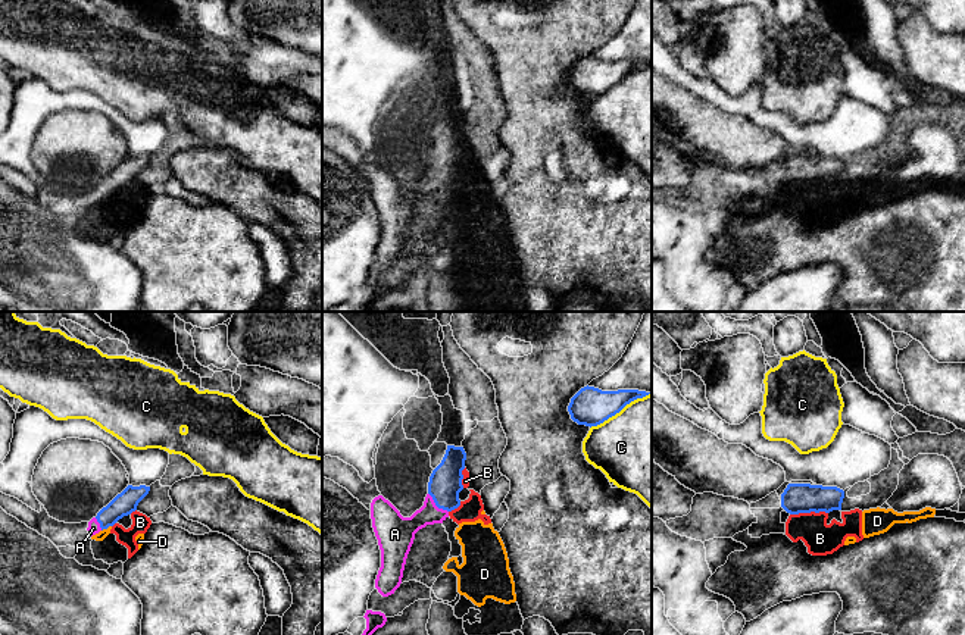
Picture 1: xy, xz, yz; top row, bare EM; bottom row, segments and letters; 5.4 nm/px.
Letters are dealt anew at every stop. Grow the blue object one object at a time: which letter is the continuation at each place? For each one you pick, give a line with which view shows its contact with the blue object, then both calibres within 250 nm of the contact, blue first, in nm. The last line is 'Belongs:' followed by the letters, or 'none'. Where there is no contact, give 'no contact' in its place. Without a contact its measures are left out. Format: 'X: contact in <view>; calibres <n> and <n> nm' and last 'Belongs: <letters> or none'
A: contact in xz; calibres 180 and 170 nm
Belongs: A

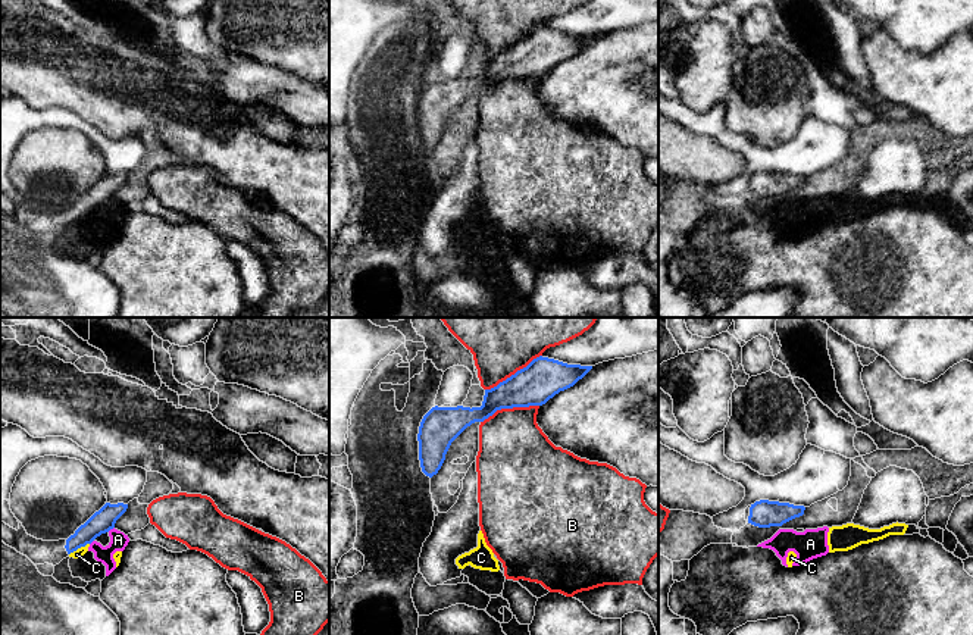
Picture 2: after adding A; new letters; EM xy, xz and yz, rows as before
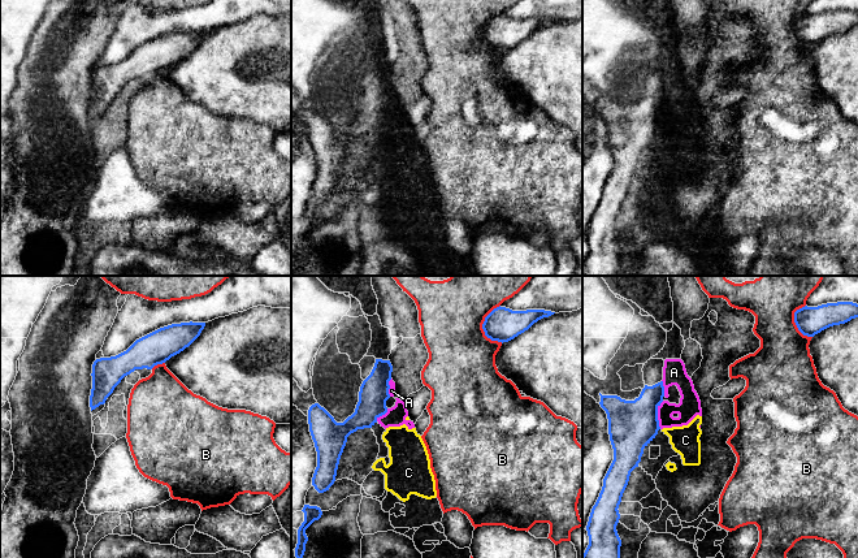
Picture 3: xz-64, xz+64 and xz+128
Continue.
Belongs: none

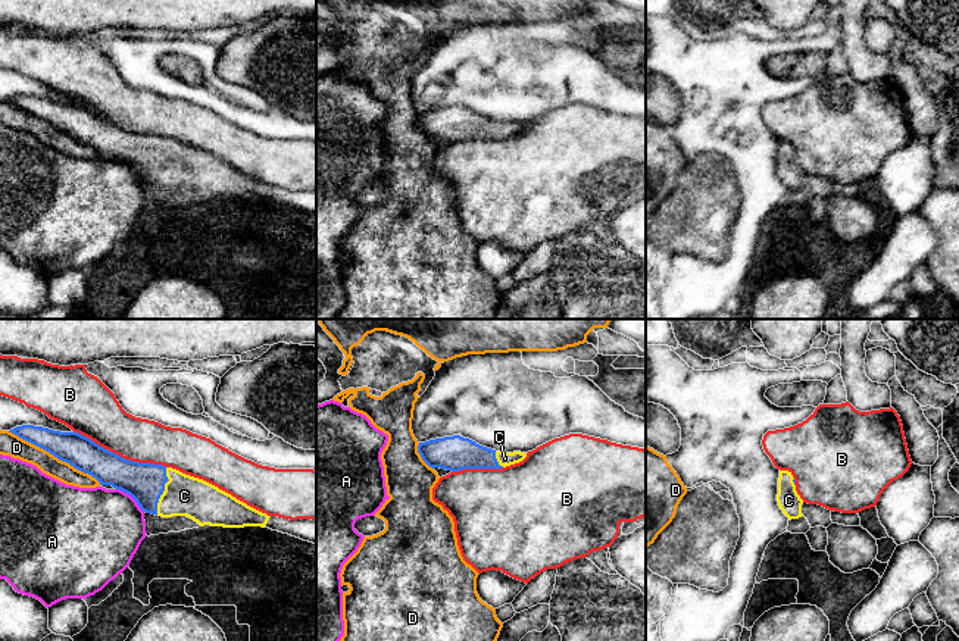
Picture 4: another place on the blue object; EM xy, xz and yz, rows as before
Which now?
C: contact in xy; calibres 220 and 220 nm
Belongs: C

